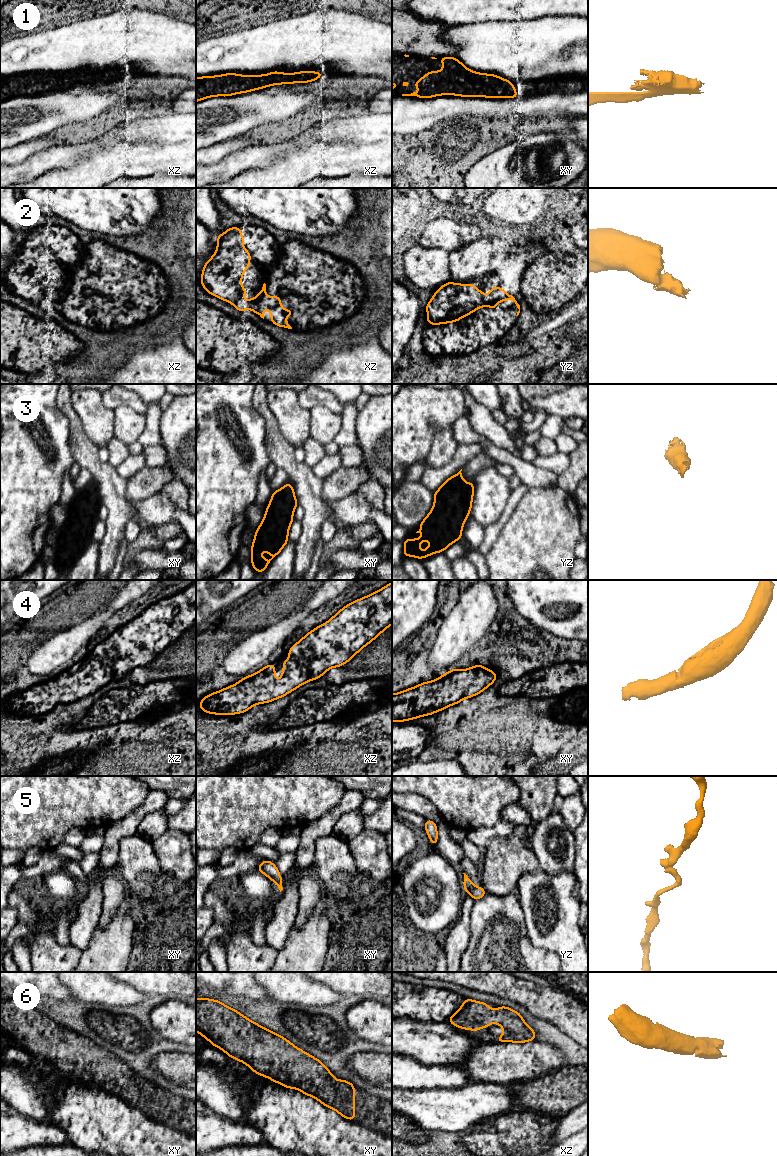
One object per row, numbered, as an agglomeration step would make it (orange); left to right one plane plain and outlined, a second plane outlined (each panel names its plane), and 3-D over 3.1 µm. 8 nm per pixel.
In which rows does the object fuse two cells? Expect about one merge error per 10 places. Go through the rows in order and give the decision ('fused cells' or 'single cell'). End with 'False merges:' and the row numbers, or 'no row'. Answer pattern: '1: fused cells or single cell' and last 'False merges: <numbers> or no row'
1: single cell
2: fused cells
3: single cell
4: single cell
5: single cell
6: single cell
False merges: 2

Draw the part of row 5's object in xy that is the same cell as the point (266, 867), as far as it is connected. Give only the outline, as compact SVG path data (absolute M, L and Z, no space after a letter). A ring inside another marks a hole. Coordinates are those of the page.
M263 860L257 871L265 874L269 879L271 879L278 886L280 892L283 890L283 880L275 863L272 863L269 860Z

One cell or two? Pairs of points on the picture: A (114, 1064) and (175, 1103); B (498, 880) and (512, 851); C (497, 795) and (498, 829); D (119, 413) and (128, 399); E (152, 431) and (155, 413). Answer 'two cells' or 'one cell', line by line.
A: one cell
B: one cell
C: two cells
D: two cells
E: one cell

